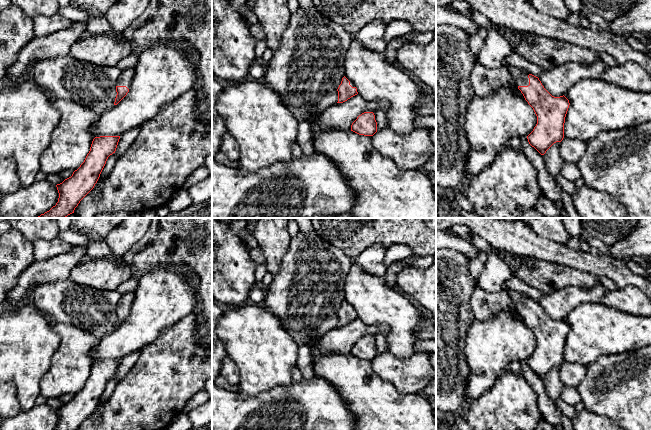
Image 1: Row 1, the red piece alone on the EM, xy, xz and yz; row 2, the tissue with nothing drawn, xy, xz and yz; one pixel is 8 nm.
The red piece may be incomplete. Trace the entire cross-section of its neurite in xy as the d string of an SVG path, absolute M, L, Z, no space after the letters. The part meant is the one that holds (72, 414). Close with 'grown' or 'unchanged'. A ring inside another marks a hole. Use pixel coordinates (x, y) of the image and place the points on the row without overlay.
M100 360L92 365L84 386L71 401L57 408L59 417L55 430L78 430L94 412L110 379L115 377L120 360Z | unchanged

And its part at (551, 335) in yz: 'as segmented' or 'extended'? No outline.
extended

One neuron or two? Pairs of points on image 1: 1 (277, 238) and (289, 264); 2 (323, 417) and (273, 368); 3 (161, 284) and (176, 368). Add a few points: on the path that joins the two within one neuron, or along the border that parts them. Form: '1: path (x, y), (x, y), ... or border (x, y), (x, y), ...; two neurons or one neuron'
1: border (292, 236), (282, 258), (280, 270), (274, 275); two neurons
2: border (292, 381), (289, 384), (266, 390); two neurons
3: border (189, 314), (167, 327), (151, 342); two neurons

